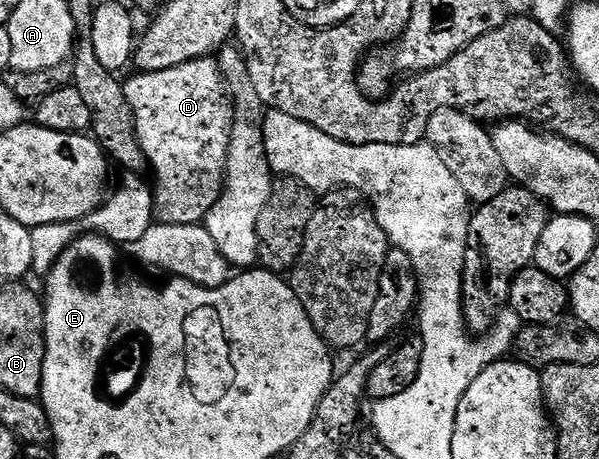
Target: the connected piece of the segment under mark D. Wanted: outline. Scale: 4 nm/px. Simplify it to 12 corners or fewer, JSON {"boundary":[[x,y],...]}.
{"boundary":[[205,59],[123,86],[155,220],[199,225],[224,189],[233,103]]}

